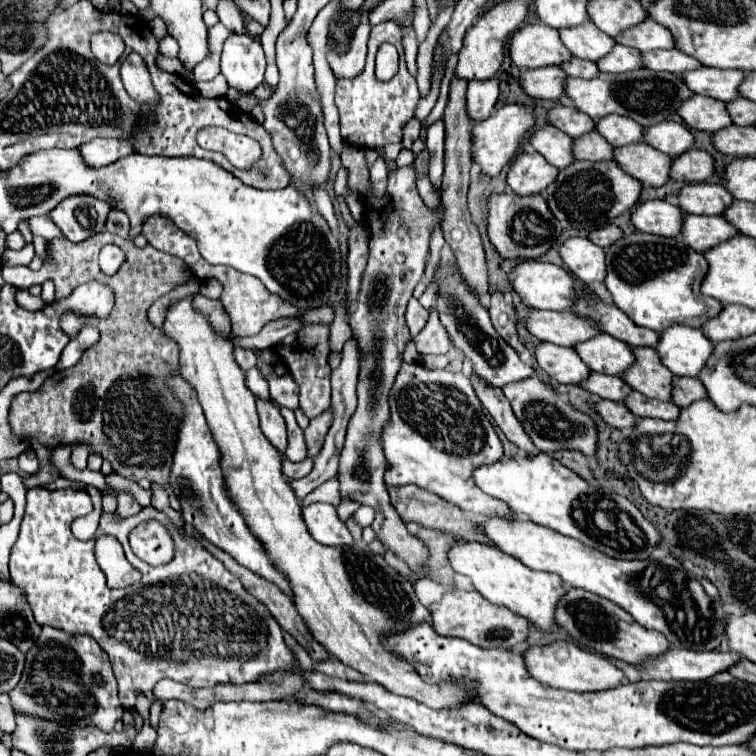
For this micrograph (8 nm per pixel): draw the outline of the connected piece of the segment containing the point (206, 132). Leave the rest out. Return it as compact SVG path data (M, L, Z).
M206 127L198 131L198 145L210 151L224 153L238 169L252 169L260 157L262 147L256 139L232 133L224 127Z

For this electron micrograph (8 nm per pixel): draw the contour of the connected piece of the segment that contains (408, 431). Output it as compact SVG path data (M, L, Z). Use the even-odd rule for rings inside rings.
M402 361L396 381L388 395L390 419L382 429L382 449L388 461L384 473L386 485L414 483L436 493L448 503L480 517L510 517L508 505L486 495L472 479L472 469L504 457L502 443L488 421L470 379L448 369L426 369L420 361ZM434 431L434 445L420 433ZM436 447L450 447L450 453Z

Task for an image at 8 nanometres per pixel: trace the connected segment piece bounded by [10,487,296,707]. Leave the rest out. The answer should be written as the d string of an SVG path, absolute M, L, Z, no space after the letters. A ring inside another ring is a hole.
M32 487L26 494L26 508L24 519L22 519L20 525L18 540L14 543L12 551L10 551L10 579L12 579L12 583L14 583L18 589L24 591L26 601L28 601L32 613L34 613L34 619L38 621L38 625L42 625L42 627L44 627L44 625L50 625L50 627L54 627L54 629L60 629L60 631L66 631L66 633L72 633L72 635L78 635L78 633L90 635L90 637L94 637L94 639L98 641L98 645L102 647L102 651L106 651L108 657L110 657L110 663L112 663L112 669L114 669L114 675L116 675L116 681L118 681L120 701L122 701L124 707L132 707L132 705L134 705L136 691L142 691L148 699L152 699L152 689L154 689L156 681L166 679L166 677L168 677L168 679L174 679L174 681L180 681L180 683L184 683L184 685L190 685L190 687L214 687L214 685L218 685L218 683L242 685L242 683L258 681L264 673L270 673L270 671L276 671L276 669L286 669L286 671L296 669L294 659L292 659L292 653L290 653L288 647L284 645L282 629L280 629L280 625L274 621L274 617L270 615L270 611L268 611L258 599L250 597L250 593L242 587L242 583L238 581L238 577L234 577L230 571L226 571L226 567L224 567L216 557L212 557L194 537L188 537L188 539L180 537L178 531L176 531L176 527L172 527L170 519L168 519L164 513L156 511L154 507L144 507L140 513L136 513L136 515L132 515L132 517L120 517L120 515L116 515L116 513L102 513L102 517L100 517L100 527L98 527L98 535L114 535L114 537L122 543L125 556L130 562L130 565L134 565L136 569L142 571L142 579L140 579L138 585L132 585L132 587L126 587L126 589L110 589L110 587L106 585L106 577L104 577L102 569L100 569L98 563L96 563L96 555L94 555L94 543L96 543L96 541L90 539L90 541L86 541L86 543L84 543L84 541L80 543L80 541L72 535L72 531L70 531L70 523L72 523L76 517L80 517L80 515L88 515L90 511L92 511L92 501L90 501L90 495L88 495L86 491L80 491L80 489L58 489L58 491L48 491L48 489L44 489L44 487ZM150 519L160 521L160 523L168 529L168 533L170 533L170 537L172 537L172 541L174 541L174 557L172 557L166 565L160 565L160 567L152 567L152 565L140 561L140 559L132 553L132 549L130 549L129 546L128 533L130 533L138 523L144 523L144 521L150 521Z

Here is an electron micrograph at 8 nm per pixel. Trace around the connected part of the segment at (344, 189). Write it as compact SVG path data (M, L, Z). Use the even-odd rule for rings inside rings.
M341 167L337 172L335 182L334 182L334 191L337 197L345 196L346 193L350 193L350 190L347 186L348 171L344 167Z

